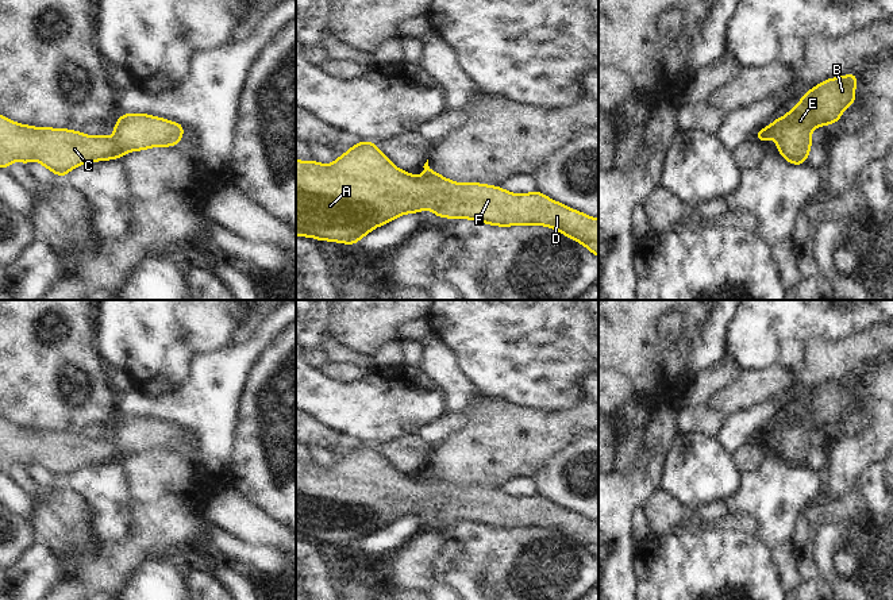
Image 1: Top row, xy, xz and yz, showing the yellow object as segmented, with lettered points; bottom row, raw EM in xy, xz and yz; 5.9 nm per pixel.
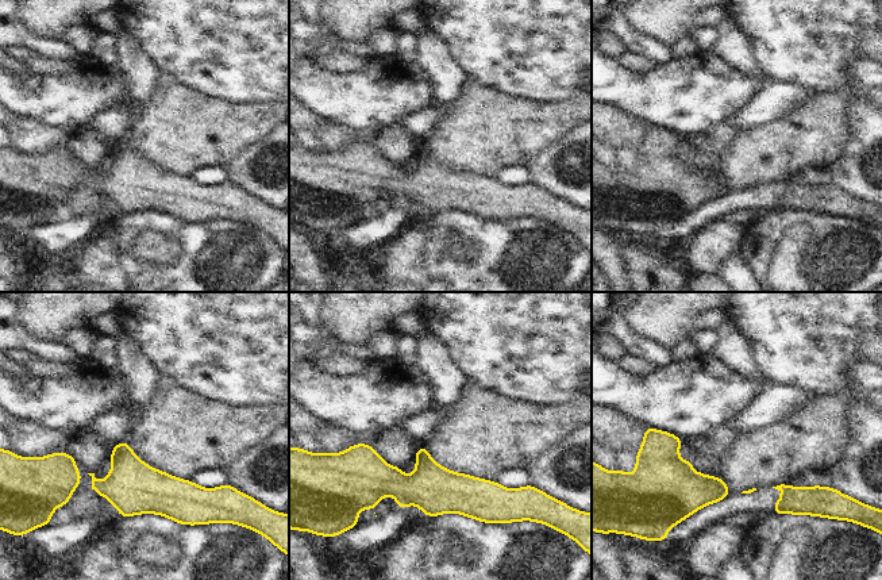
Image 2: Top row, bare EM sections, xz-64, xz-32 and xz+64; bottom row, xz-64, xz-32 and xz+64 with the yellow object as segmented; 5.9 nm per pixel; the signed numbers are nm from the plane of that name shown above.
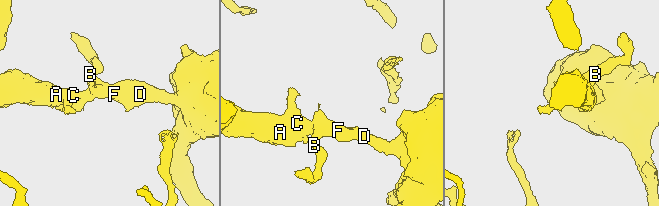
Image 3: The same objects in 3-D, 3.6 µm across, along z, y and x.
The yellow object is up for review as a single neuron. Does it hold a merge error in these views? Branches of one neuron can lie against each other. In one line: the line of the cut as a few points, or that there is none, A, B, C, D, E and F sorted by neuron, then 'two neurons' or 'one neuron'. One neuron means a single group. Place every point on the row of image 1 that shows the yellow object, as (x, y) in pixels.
no cut | A B C D E F | one neuron

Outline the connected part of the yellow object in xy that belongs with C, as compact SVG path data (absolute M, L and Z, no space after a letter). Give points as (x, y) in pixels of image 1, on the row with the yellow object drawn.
M145 114L118 116L113 138L88 136L66 128L39 128L14 123L0 115L0 169L14 159L24 166L36 159L61 178L73 168L91 162L122 158L134 150L176 146L185 126Z

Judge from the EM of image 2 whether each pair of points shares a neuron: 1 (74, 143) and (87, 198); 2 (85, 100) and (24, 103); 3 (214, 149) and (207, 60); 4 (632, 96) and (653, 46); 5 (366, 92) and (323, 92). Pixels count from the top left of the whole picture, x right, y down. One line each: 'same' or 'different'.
1: same
2: same
3: different
4: different
5: same

